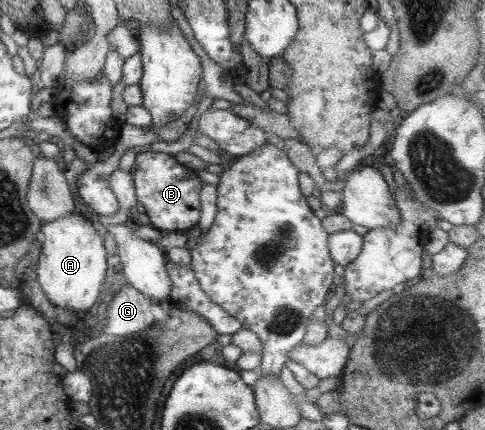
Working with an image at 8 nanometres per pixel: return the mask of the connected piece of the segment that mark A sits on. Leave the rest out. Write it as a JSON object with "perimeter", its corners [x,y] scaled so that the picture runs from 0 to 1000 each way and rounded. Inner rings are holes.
{"perimeter":[[[155,495],[85,516],[82,542],[91,560],[72,637],[97,698],[140,723],[186,730],[206,698],[206,672],[221,628],[210,549],[204,549],[181,509]]]}

